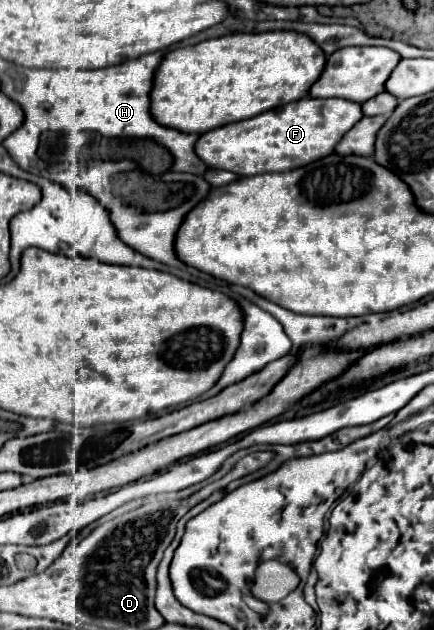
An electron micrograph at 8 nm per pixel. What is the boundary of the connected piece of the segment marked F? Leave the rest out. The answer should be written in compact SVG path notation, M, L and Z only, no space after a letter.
M313 99L299 101L265 111L257 117L229 123L199 135L195 153L211 169L227 169L237 175L257 175L287 171L309 165L333 153L339 139L363 117L361 105L347 99Z

